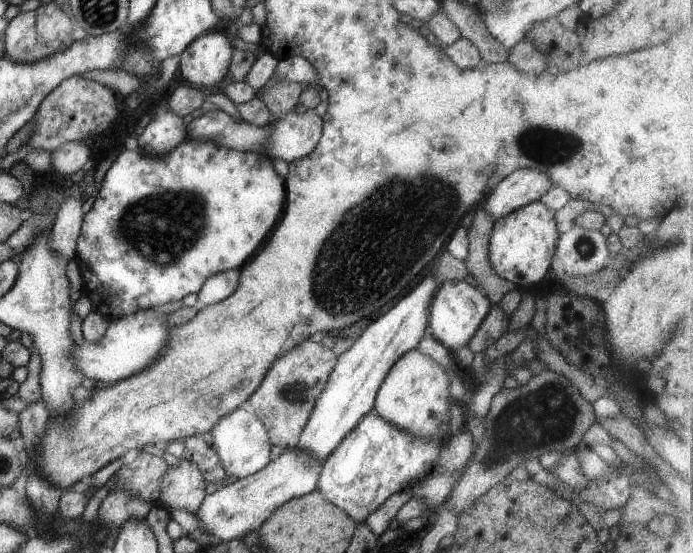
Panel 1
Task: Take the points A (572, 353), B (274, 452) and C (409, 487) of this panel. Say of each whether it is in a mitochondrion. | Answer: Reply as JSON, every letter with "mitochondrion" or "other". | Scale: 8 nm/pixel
{"A":"other","B":"other","C":"other"}

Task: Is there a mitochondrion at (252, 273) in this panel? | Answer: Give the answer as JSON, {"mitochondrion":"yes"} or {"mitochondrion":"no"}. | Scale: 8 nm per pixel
{"mitochondrion":"no"}

